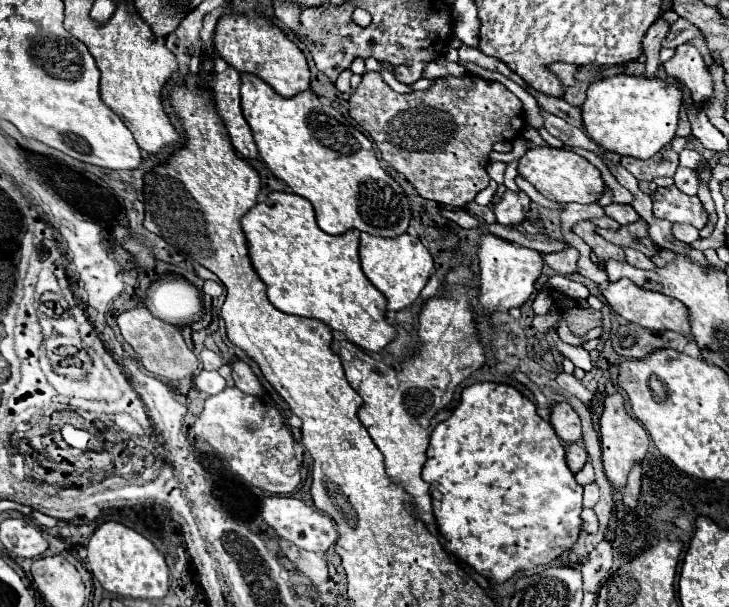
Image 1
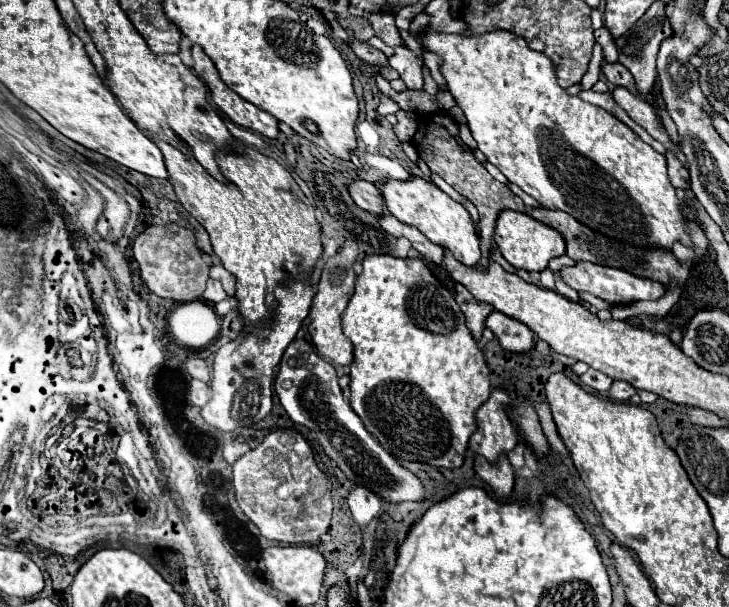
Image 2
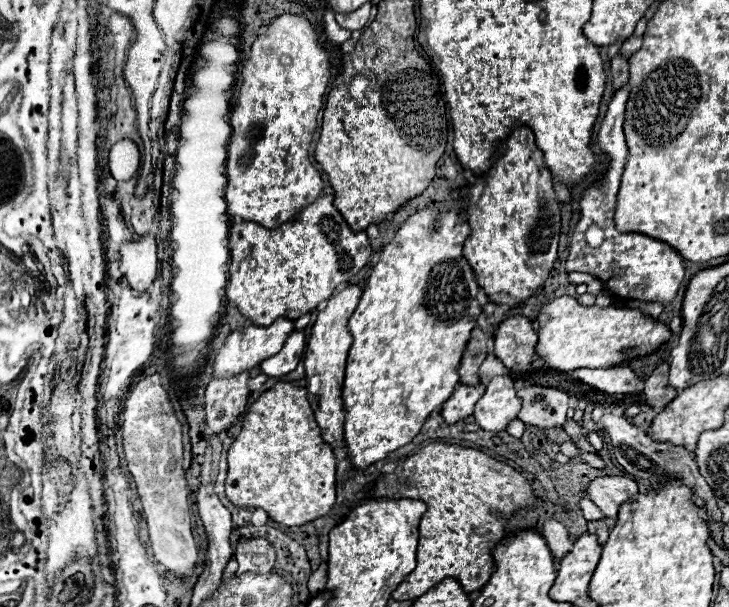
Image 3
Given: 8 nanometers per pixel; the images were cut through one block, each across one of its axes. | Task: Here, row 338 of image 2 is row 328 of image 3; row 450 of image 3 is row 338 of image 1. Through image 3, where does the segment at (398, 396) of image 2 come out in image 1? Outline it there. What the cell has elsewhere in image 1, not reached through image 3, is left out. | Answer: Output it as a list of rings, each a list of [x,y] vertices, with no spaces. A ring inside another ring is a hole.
[[[270,192],[266,202],[256,204],[242,216],[248,256],[258,278],[266,284],[272,306],[280,312],[316,318],[332,330],[342,332],[352,344],[380,352],[392,338],[394,328],[386,324],[386,298],[364,276],[358,260],[358,230],[342,236],[322,232],[314,218],[312,204],[288,192]]]

